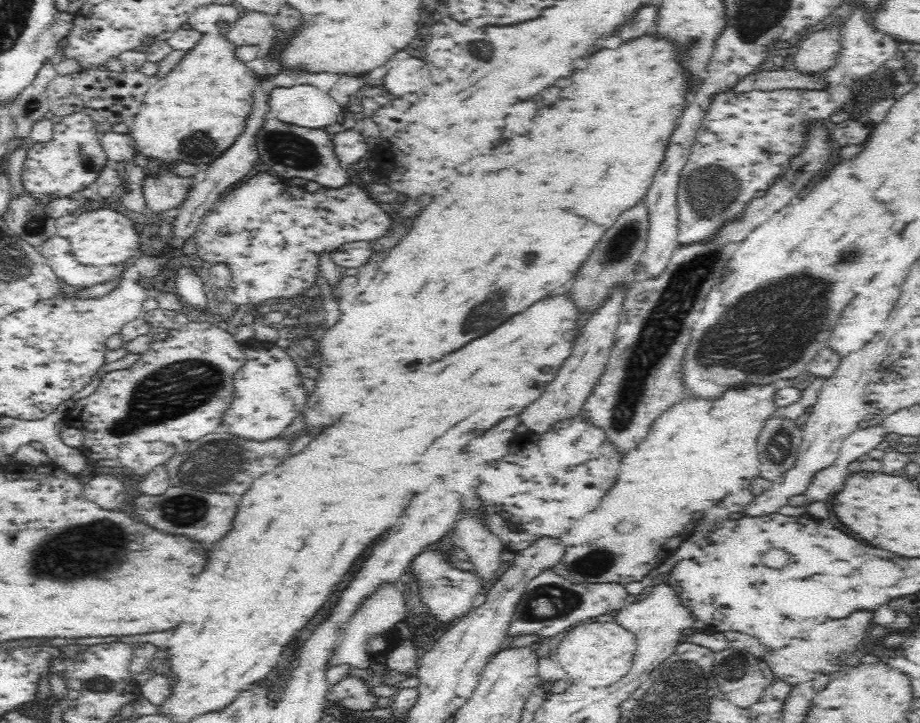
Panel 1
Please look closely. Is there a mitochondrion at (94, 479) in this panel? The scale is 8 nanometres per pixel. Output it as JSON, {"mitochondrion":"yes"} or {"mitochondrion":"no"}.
{"mitochondrion":"no"}

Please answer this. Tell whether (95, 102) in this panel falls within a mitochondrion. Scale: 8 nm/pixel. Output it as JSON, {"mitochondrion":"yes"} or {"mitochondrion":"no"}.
{"mitochondrion":"no"}

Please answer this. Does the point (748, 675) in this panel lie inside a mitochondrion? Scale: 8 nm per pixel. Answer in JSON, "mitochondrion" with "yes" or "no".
{"mitochondrion":"yes"}

